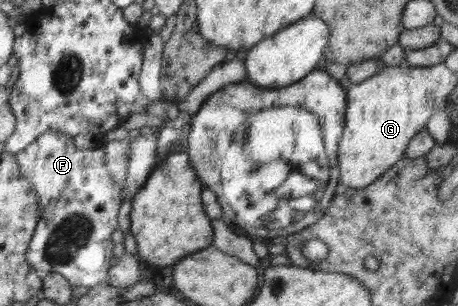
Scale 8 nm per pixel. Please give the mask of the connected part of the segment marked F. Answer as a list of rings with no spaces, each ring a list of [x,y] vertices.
[[[59,132],[40,135],[26,150],[16,155],[23,175],[40,192],[39,208],[44,208],[44,220],[36,228],[36,240],[28,248],[32,268],[40,268],[44,276],[60,274],[74,288],[96,286],[106,274],[106,264],[112,258],[110,234],[119,228],[118,213],[123,191],[106,172],[104,164],[96,164],[94,150],[76,148],[74,137]]]

